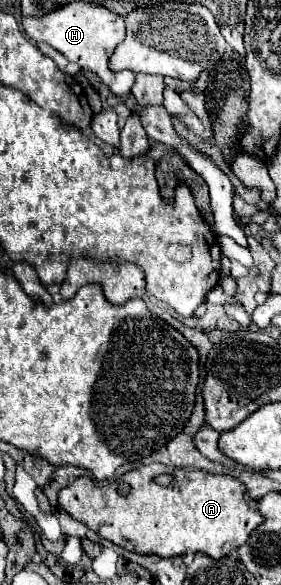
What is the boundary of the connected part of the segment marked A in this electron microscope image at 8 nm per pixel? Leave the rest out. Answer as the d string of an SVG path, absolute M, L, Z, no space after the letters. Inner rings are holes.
M152 463L142 469L132 469L108 485L94 483L88 475L78 477L58 493L58 503L74 519L80 519L100 537L122 549L156 553L160 557L200 551L212 559L224 559L230 551L240 549L248 535L264 523L260 511L248 507L244 489L244 483L230 475L212 475L200 469L184 471ZM166 471L176 477L176 483L170 487L154 481L156 475Z

